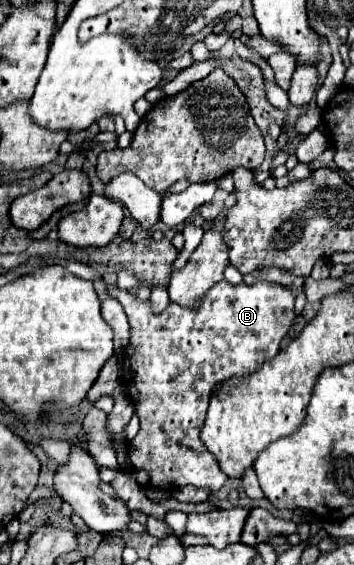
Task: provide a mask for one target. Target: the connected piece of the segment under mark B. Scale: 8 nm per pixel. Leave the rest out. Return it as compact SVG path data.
M223 280L205 294L197 310L169 304L163 314L153 314L149 302L139 302L127 290L119 290L117 286L107 286L107 292L123 304L131 324L129 346L123 354L123 380L141 420L139 434L129 442L131 464L135 468L133 474L137 474L137 478L143 476L145 484L163 486L167 490L187 484L209 488L211 492L219 490L227 476L221 472L215 456L199 438L209 398L213 396L217 384L227 378L225 374L245 374L247 378L249 374L257 372L265 360L269 362L279 352L279 344L287 336L295 318L293 292L285 286L269 282L257 282L253 286L241 282L239 286L231 286Z

